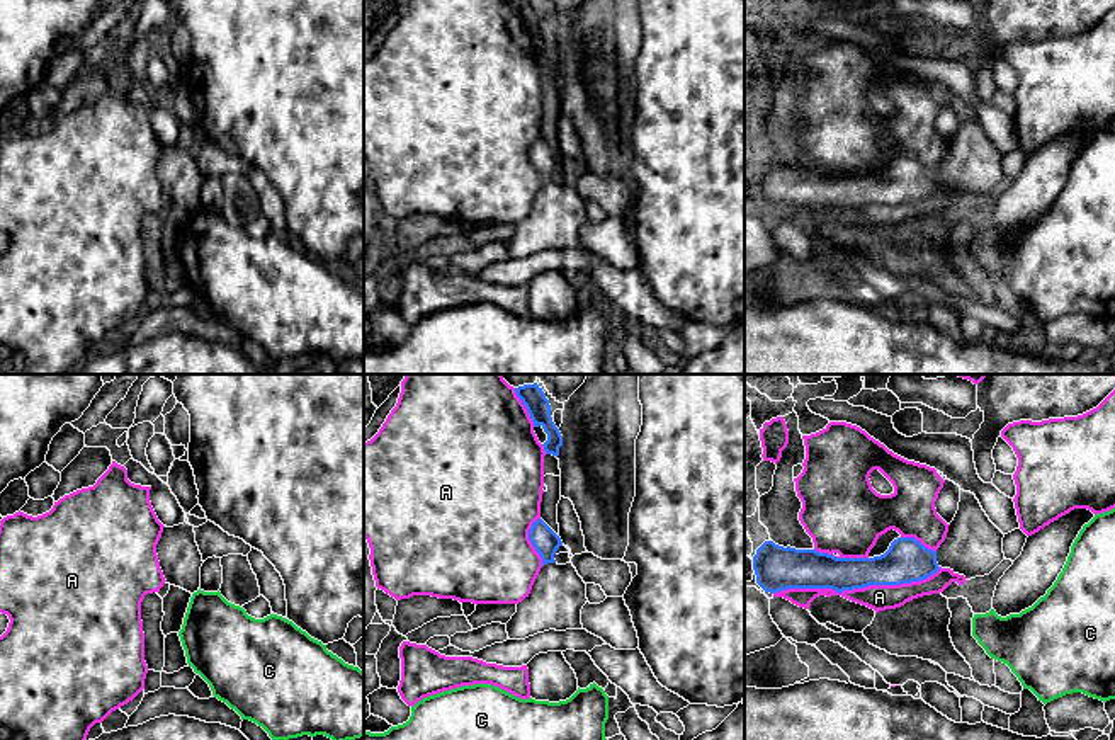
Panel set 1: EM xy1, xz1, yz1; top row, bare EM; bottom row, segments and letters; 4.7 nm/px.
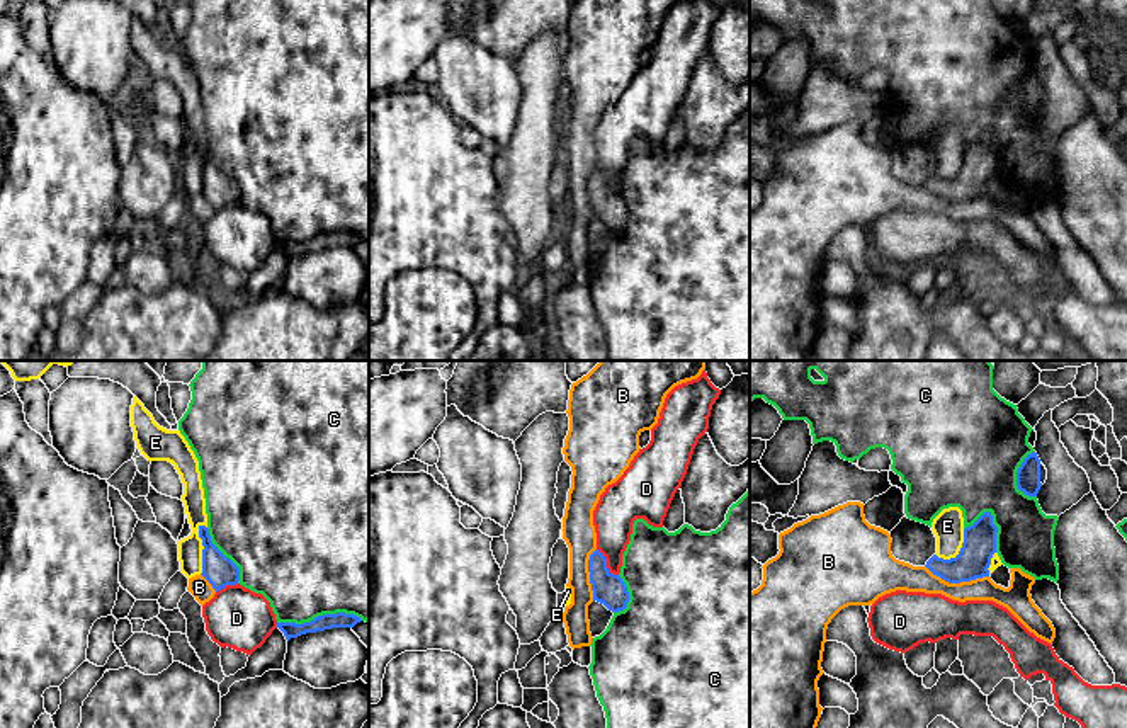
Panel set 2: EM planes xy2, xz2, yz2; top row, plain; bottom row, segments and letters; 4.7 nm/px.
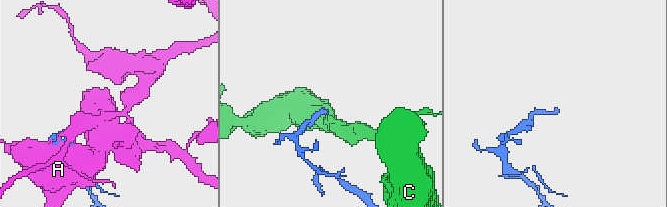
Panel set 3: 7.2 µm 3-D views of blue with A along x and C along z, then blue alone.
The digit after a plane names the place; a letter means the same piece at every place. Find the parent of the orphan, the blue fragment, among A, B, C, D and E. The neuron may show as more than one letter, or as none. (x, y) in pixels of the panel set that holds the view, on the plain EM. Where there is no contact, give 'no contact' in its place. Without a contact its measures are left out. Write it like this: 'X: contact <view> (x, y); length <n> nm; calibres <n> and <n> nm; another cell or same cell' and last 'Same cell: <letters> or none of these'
A: contact yz1 (857, 206); length 800 nm; calibres 190 and 130 nm; another cell
B: contact yz2 (957, 201); length 300 nm; calibres 160 and 130 nm; another cell
C: contact xy2 (318, 235); length 400 nm; calibres 80 and 500 nm; another cell
D: contact xz2 (605, 182); length 170 nm; calibres 150 and 190 nm; another cell
E: contact xy2 (204, 167); length 240 nm; calibres 150 and 110 nm; another cell
Same cell: none of these

